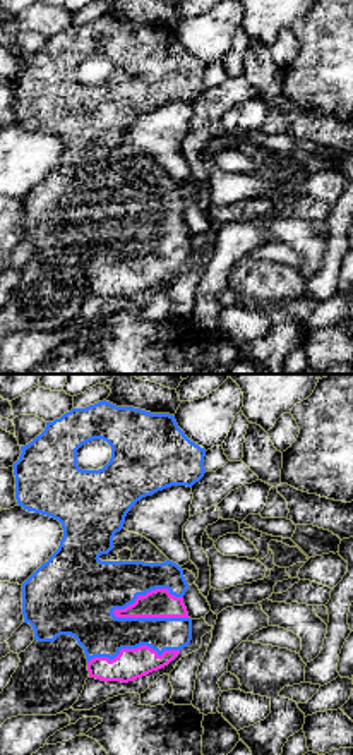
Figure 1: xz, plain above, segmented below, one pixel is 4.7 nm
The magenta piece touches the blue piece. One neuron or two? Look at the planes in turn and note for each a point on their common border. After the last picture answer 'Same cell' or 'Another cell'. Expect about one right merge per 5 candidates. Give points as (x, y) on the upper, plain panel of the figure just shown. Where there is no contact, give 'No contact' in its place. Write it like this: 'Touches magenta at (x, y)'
Touches magenta at (149, 232)

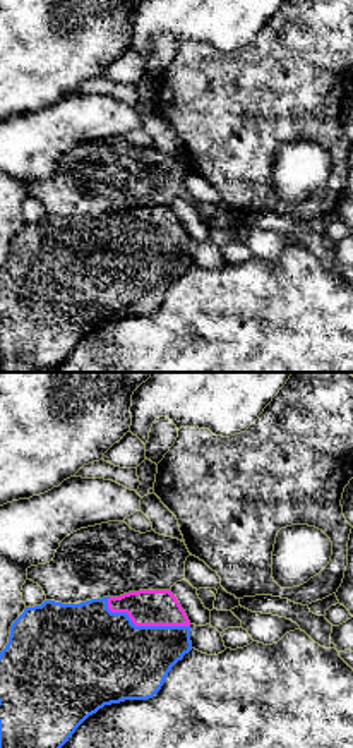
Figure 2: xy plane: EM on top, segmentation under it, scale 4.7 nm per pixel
Touches magenta at (144, 241)

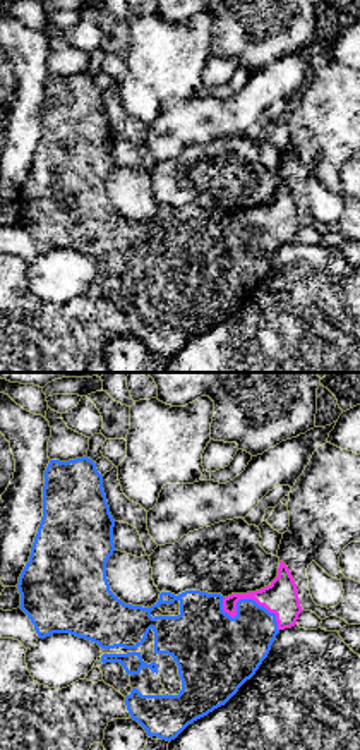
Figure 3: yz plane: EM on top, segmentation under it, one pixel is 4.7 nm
Touches magenta at (247, 213)

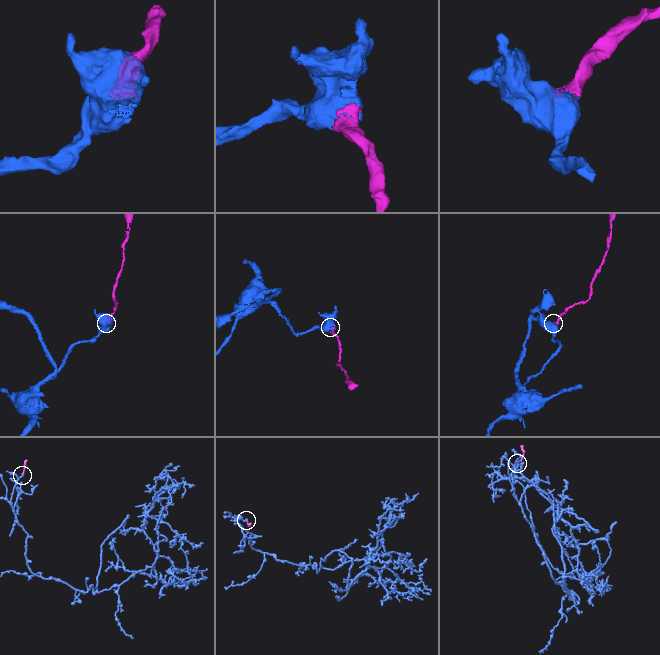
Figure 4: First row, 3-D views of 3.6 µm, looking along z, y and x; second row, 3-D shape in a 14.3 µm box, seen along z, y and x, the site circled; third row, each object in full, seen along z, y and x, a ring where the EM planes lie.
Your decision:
Same cell

